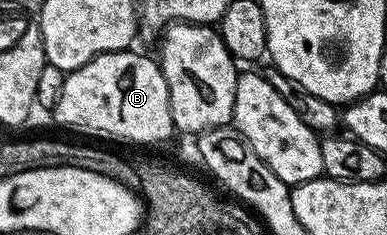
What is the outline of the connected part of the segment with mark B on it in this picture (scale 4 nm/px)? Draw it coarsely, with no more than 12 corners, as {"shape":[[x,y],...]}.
{"shape":[[136,49],[67,72],[64,127],[128,143],[174,135],[166,77]]}

